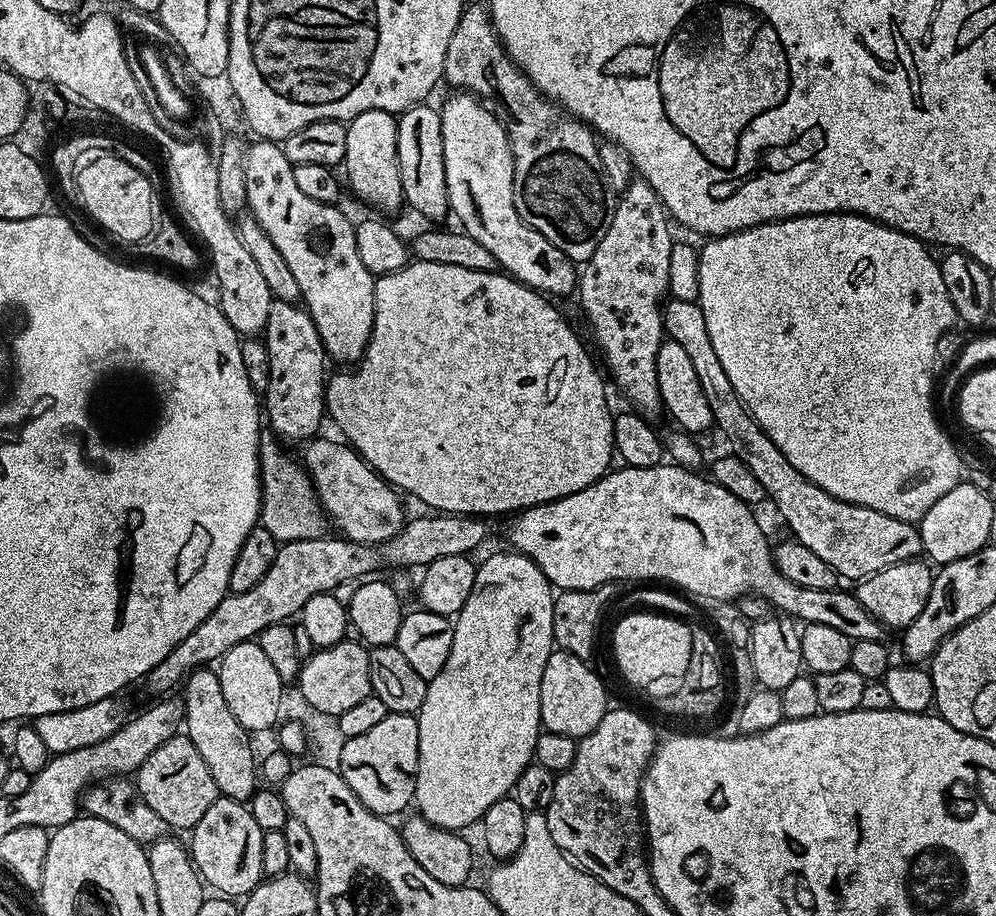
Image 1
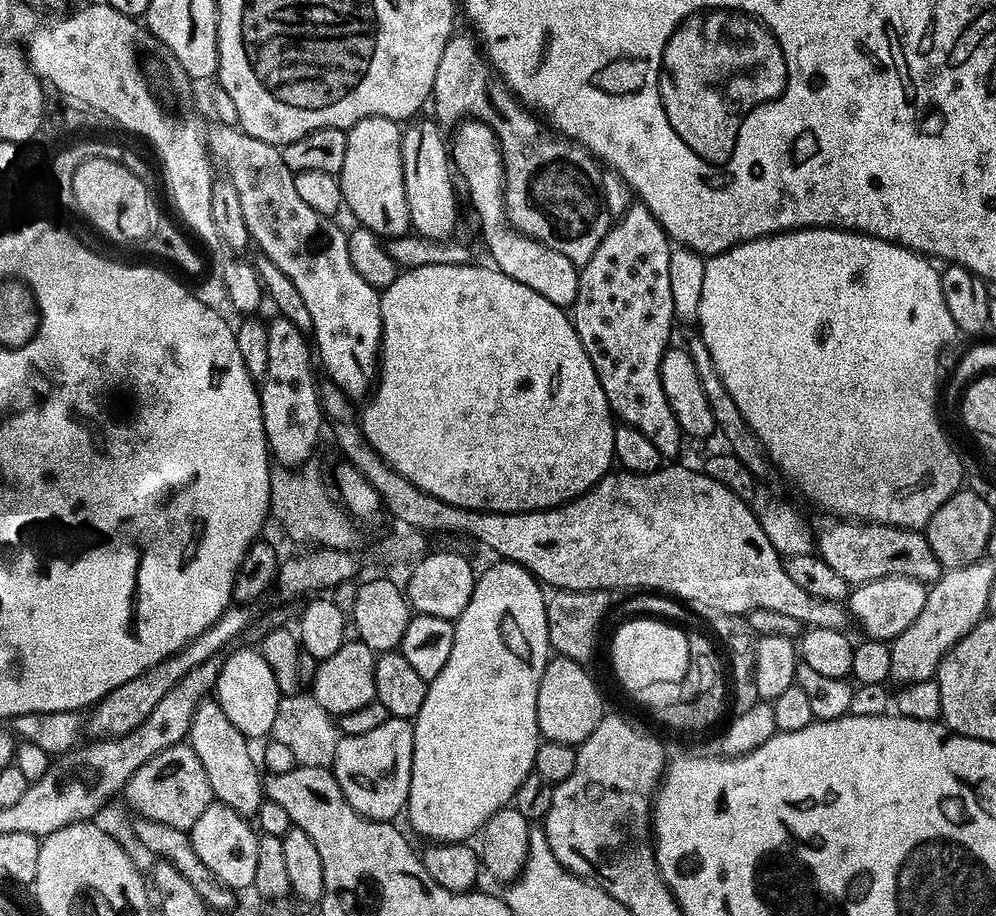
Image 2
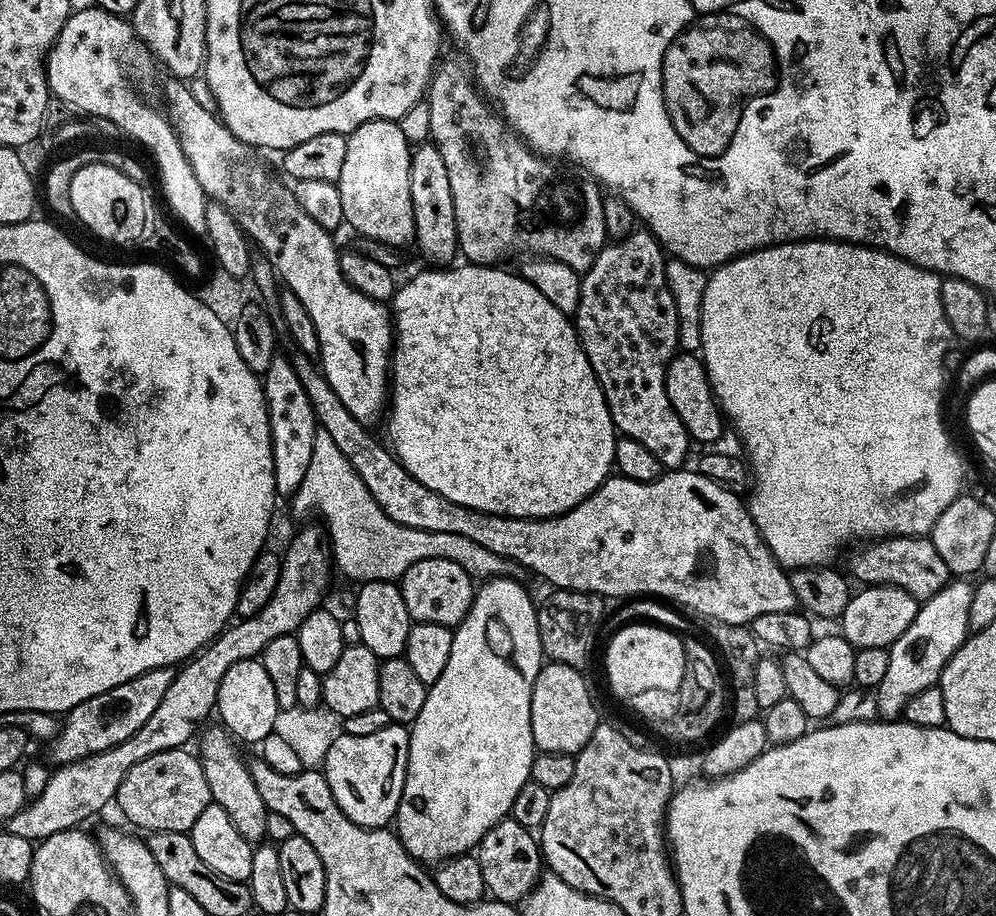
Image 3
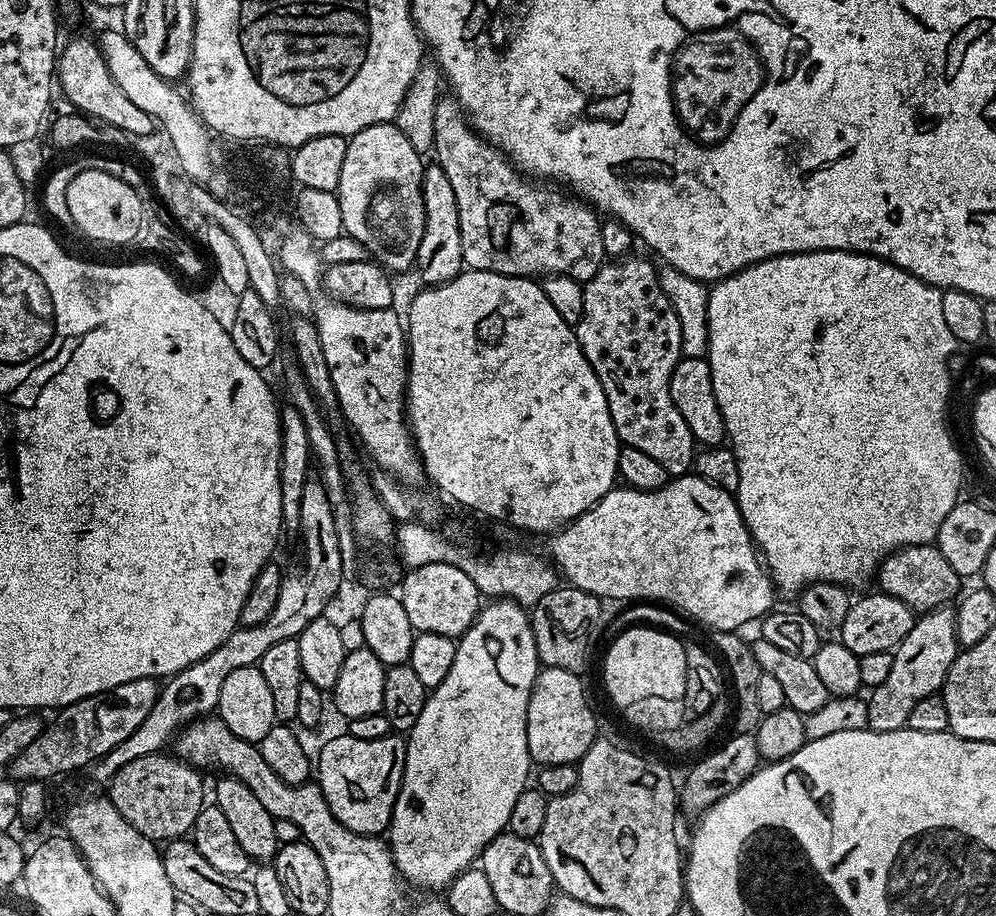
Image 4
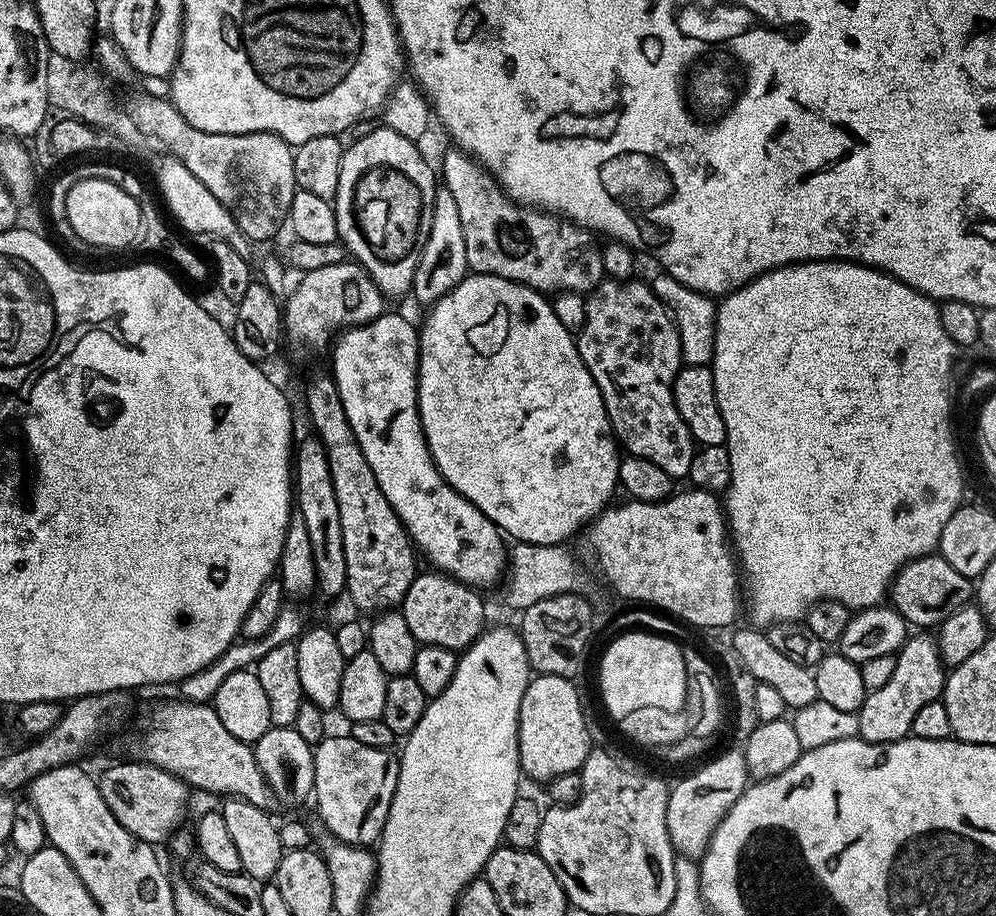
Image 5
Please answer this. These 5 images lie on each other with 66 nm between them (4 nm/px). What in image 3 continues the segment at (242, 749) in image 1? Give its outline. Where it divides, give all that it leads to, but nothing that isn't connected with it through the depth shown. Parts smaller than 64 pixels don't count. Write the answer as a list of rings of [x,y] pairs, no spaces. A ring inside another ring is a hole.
[[[214,724],[207,728],[205,727],[199,735],[198,755],[202,770],[206,774],[206,786],[210,786],[212,803],[226,810],[226,815],[230,822],[234,822],[242,838],[253,842],[263,841],[266,837],[266,818],[269,810],[266,802],[262,802],[262,794],[258,794],[258,786],[252,777],[249,761],[247,759],[244,761],[240,757],[235,739],[223,725]]]

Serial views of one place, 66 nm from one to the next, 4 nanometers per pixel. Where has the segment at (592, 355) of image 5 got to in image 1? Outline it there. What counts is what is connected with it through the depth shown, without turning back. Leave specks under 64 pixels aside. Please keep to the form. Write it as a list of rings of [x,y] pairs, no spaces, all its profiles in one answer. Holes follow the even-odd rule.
[[[633,178],[629,185],[626,186],[624,192],[619,193],[618,199],[616,201],[616,209],[614,210],[614,214],[612,215],[612,221],[610,222],[610,230],[606,230],[606,238],[602,238],[602,242],[598,242],[598,250],[594,250],[594,254],[591,258],[589,258],[588,261],[579,269],[578,272],[578,297],[580,296],[580,308],[582,311],[584,311],[584,316],[586,319],[588,319],[588,324],[590,327],[592,327],[592,336],[594,339],[596,339],[596,344],[598,347],[600,347],[600,352],[602,355],[604,355],[604,364],[603,367],[606,369],[608,367],[607,375],[610,377],[612,375],[612,380],[614,383],[616,383],[616,388],[618,391],[621,392],[622,395],[625,396],[626,399],[629,400],[631,411],[640,413],[641,416],[645,418],[653,418],[652,416],[661,415],[662,412],[662,405],[660,403],[660,391],[658,390],[658,374],[656,373],[656,363],[658,362],[658,350],[660,349],[660,345],[664,343],[666,339],[666,333],[664,331],[664,305],[666,303],[666,297],[669,295],[668,291],[668,283],[670,282],[669,277],[669,269],[670,269],[670,254],[671,254],[671,248],[674,243],[674,236],[672,236],[672,228],[673,225],[670,223],[670,217],[666,209],[664,208],[664,203],[658,198],[658,194],[654,190],[654,186],[650,186],[650,182],[646,182],[645,180],[641,180],[639,178]]]

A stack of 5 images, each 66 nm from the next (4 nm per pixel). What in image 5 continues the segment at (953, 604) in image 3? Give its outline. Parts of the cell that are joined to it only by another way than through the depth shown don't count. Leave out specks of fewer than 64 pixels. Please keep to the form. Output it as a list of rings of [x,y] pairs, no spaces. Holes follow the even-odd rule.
[[[909,635],[904,641],[903,648],[896,653],[895,657],[896,665],[890,682],[886,682],[882,690],[869,692],[864,697],[858,713],[859,739],[871,744],[889,744],[909,735],[918,710],[922,710],[926,702],[941,699],[944,694],[946,665],[940,659],[940,648],[931,635]]]

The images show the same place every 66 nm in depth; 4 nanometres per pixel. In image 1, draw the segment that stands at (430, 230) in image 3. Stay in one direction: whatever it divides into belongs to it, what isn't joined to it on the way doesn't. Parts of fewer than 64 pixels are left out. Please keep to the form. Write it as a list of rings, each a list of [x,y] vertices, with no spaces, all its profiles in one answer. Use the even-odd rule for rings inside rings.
[[[421,102],[419,104],[414,105],[412,108],[407,108],[405,112],[399,113],[396,125],[398,126],[398,170],[402,174],[402,190],[404,191],[404,204],[407,205],[407,207],[412,207],[414,211],[417,212],[420,216],[425,216],[428,220],[440,220],[445,215],[446,217],[449,215],[450,209],[448,207],[448,191],[446,190],[446,166],[444,165],[444,147],[442,146],[442,122],[440,121],[440,114],[439,111],[434,107],[431,108],[431,103],[428,102]]]

